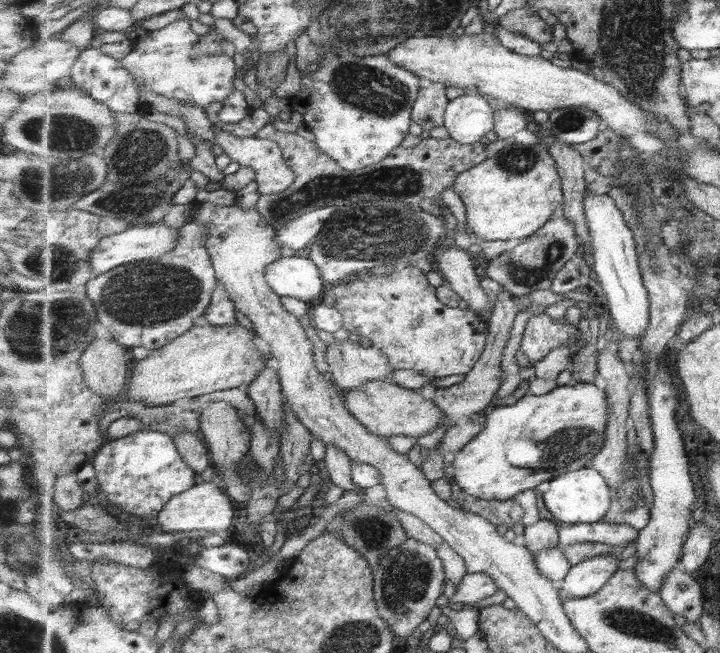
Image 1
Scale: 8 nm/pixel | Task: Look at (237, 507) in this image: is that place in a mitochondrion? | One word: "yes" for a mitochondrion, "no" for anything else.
no

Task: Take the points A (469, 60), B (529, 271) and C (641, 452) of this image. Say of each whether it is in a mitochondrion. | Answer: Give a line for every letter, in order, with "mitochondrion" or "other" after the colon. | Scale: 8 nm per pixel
A: other
B: mitochondrion
C: other

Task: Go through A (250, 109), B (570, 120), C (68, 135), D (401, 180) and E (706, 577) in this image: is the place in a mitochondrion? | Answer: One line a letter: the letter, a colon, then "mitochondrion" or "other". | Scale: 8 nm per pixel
A: other
B: mitochondrion
C: mitochondrion
D: mitochondrion
E: other

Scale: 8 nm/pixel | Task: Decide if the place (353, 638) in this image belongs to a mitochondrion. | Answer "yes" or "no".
yes

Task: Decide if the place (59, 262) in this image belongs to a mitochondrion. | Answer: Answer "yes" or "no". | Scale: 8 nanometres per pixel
yes

